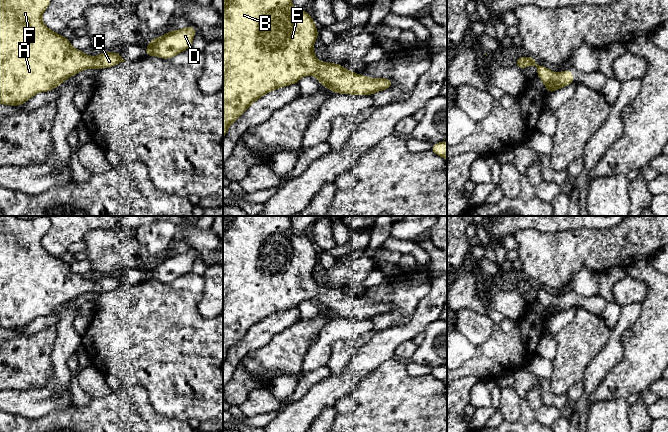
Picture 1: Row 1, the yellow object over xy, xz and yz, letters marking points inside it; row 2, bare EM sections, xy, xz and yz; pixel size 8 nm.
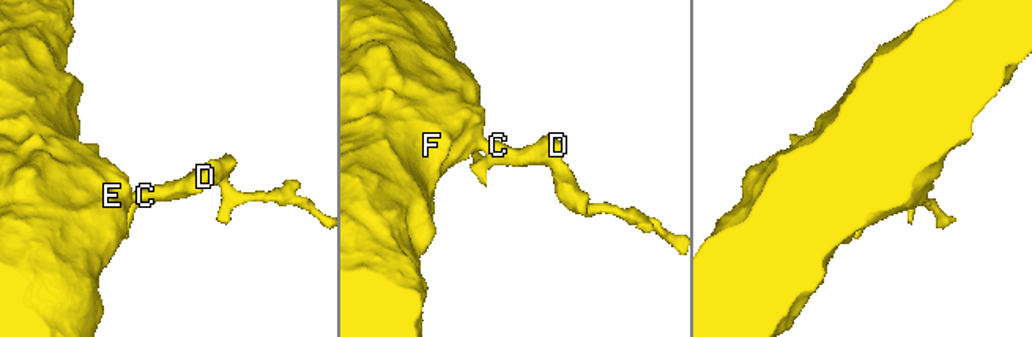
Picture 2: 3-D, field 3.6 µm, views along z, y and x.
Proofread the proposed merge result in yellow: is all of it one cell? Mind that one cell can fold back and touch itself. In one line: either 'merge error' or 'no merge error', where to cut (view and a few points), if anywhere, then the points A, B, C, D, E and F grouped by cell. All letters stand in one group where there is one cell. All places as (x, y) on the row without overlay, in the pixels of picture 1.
no merge error | no cut | A B C D E F

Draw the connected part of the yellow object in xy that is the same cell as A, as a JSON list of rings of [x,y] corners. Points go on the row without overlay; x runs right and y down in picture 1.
[[[0,216],[0,328],[19,330],[27,326],[31,321],[39,316],[48,316],[56,312],[66,303],[76,299],[82,294],[88,292],[95,292],[96,294],[99,294],[106,291],[113,291],[121,286],[126,285],[122,282],[120,276],[111,277],[109,275],[104,275],[96,281],[92,281],[91,279],[85,279],[82,274],[73,272],[69,263],[61,260],[59,257],[53,256],[44,248],[42,244],[42,238],[50,229],[50,227],[51,221],[45,217],[35,219],[21,219],[17,216]]]

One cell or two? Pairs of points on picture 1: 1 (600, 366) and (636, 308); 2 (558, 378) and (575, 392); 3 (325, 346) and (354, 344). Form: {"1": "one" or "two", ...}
{"1": "one", "2": "two", "3": "two"}

